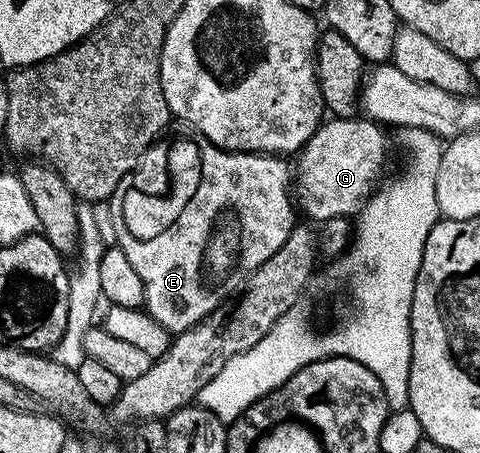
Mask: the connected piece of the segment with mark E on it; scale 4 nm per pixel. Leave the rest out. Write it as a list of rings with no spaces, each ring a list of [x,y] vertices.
[[[198,132],[198,181],[194,191],[188,195],[188,199],[184,201],[182,209],[178,211],[178,215],[170,221],[170,225],[166,225],[160,233],[152,235],[152,237],[138,237],[126,223],[126,215],[118,211],[118,197],[112,194],[108,202],[108,217],[114,222],[114,237],[117,248],[124,251],[124,255],[128,255],[128,263],[132,263],[132,268],[136,271],[136,275],[140,275],[140,279],[144,282],[144,299],[146,300],[144,309],[150,314],[150,317],[158,324],[162,324],[167,332],[171,335],[183,333],[186,329],[192,328],[193,325],[199,325],[205,317],[209,317],[211,313],[217,313],[223,308],[222,300],[225,297],[233,298],[245,286],[247,277],[255,273],[261,265],[268,259],[272,259],[272,255],[276,255],[276,251],[280,251],[280,247],[284,247],[284,243],[290,237],[290,232],[296,224],[296,205],[292,200],[292,169],[285,165],[283,158],[278,155],[267,155],[264,153],[228,153],[224,149],[217,149],[215,145],[205,137],[204,134]]]

